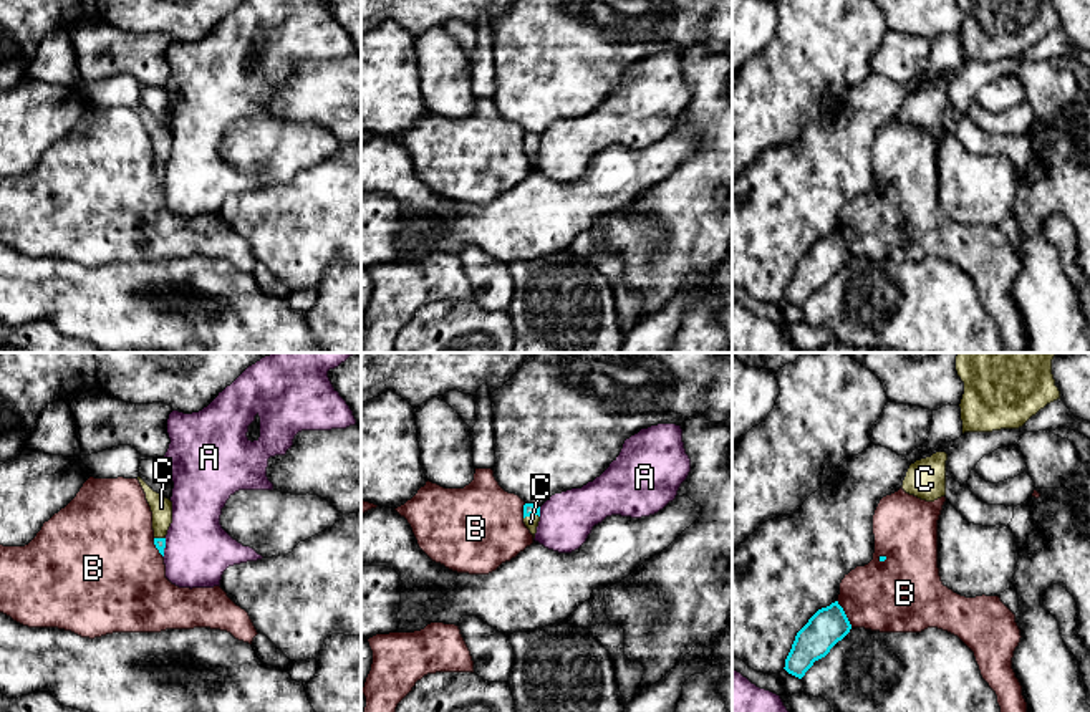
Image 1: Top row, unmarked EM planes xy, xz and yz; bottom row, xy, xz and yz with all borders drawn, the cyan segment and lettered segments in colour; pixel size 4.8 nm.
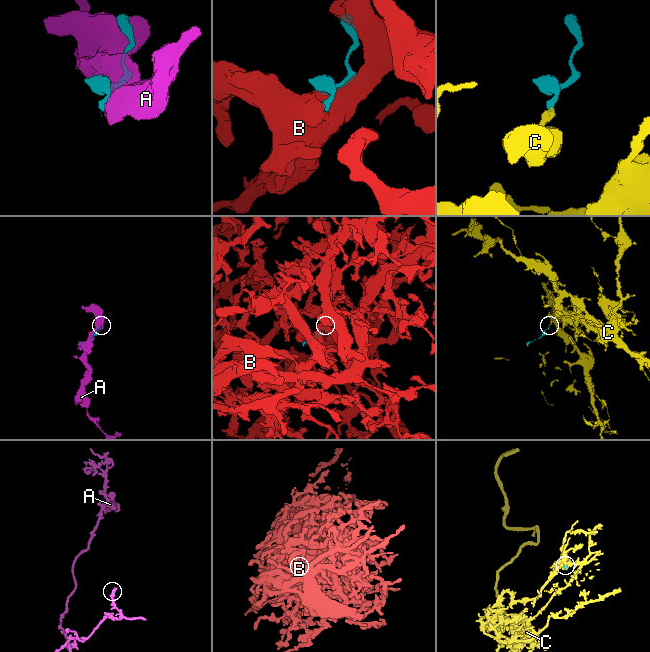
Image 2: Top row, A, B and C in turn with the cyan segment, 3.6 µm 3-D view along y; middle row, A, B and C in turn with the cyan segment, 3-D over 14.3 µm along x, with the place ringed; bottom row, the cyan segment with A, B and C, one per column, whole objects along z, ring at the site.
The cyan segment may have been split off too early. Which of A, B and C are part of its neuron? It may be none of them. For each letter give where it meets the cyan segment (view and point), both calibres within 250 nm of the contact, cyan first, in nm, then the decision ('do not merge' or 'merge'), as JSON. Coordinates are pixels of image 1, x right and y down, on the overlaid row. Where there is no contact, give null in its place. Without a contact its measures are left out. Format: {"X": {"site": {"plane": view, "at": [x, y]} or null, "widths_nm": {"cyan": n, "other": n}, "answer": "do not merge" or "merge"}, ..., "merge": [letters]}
{"A": {"site": {"plane": "xz", "at": [539, 512]}, "widths_nm": {"cyan": 60, "other": 260}, "answer": "do not merge"}, "B": {"site": {"plane": "yz", "at": [844, 613]}, "widths_nm": {"cyan": 180, "other": 360}, "answer": "do not merge"}, "C": {"site": {"plane": "xz", "at": [530, 514]}, "widths_nm": {"cyan": 60, "other": 70}, "answer": "merge"}, "merge": ["C"]}

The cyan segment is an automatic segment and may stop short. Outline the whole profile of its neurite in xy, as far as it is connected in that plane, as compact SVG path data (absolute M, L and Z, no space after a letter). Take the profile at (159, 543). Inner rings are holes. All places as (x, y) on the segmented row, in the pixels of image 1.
M137 477L137 480L146 493L146 500L152 512L154 545L164 556L166 535L172 523L172 502L154 492L141 477Z

